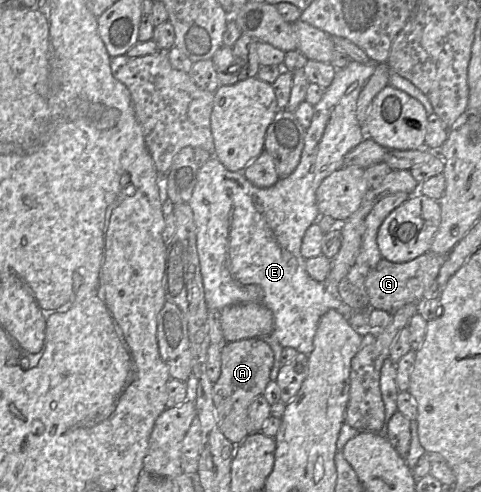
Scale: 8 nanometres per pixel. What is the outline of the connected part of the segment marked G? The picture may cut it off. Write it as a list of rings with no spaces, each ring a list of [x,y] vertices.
[[[428,252],[406,263],[393,263],[382,258],[365,281],[369,308],[393,314],[408,304],[417,304],[428,297],[439,297],[437,277],[446,256]]]

